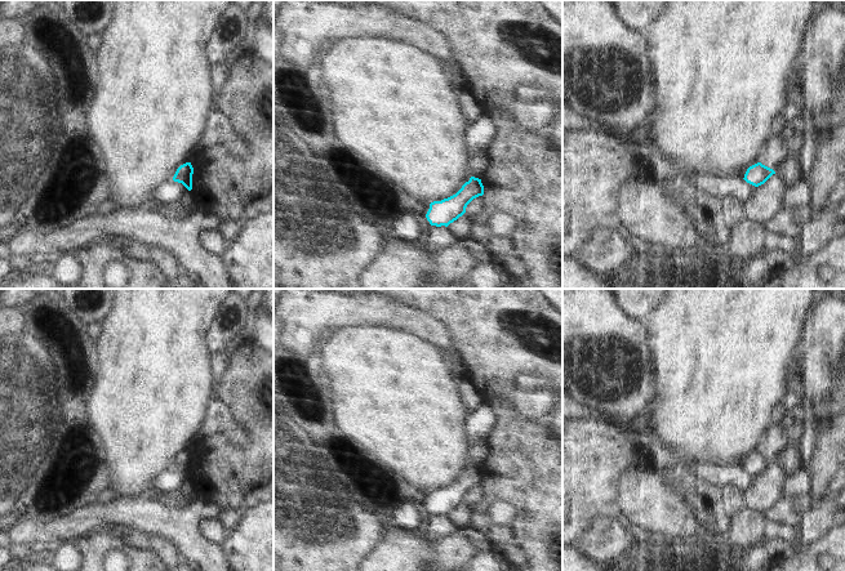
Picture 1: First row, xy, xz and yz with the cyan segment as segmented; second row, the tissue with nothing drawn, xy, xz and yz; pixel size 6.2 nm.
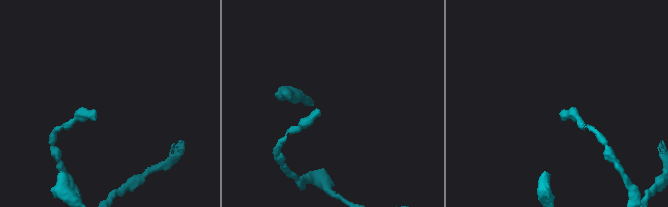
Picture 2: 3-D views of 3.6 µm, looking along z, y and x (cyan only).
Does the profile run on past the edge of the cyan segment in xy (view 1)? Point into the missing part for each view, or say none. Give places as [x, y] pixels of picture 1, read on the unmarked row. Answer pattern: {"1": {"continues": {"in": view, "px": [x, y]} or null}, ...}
{"1": {"continues": null}}

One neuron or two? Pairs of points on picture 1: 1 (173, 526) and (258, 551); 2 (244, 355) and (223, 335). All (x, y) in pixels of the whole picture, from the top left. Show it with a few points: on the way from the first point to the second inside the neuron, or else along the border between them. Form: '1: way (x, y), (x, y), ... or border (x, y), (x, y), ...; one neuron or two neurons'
1: border (222, 545), (228, 557); two neurons
2: border (247, 337), (230, 351); two neurons

